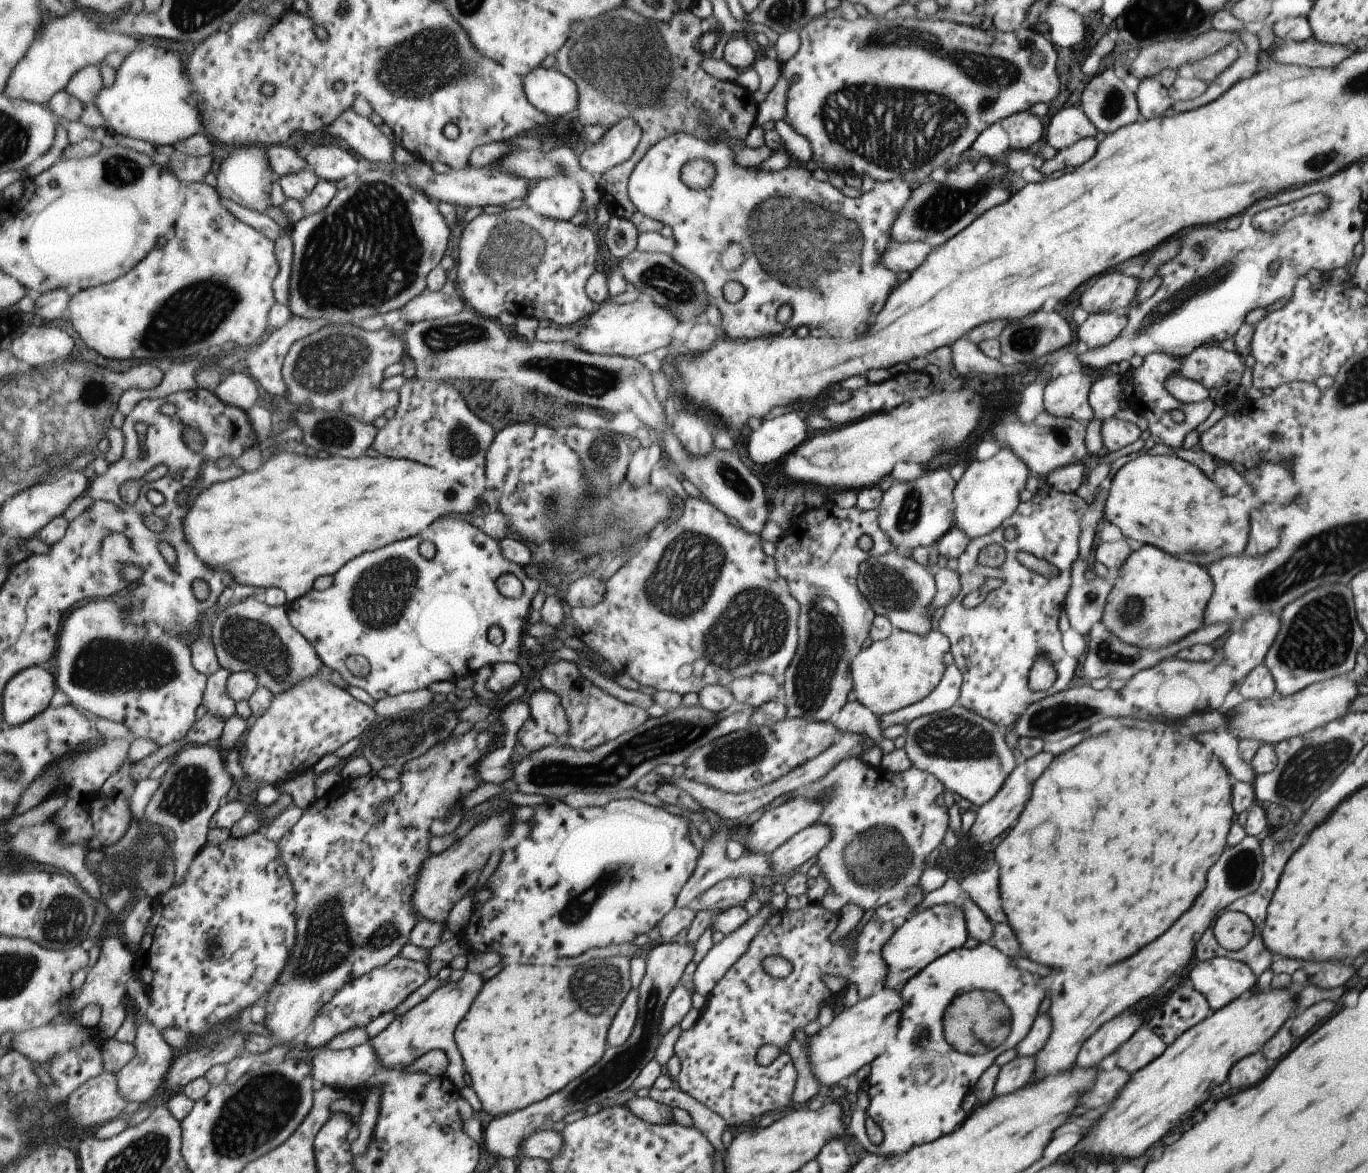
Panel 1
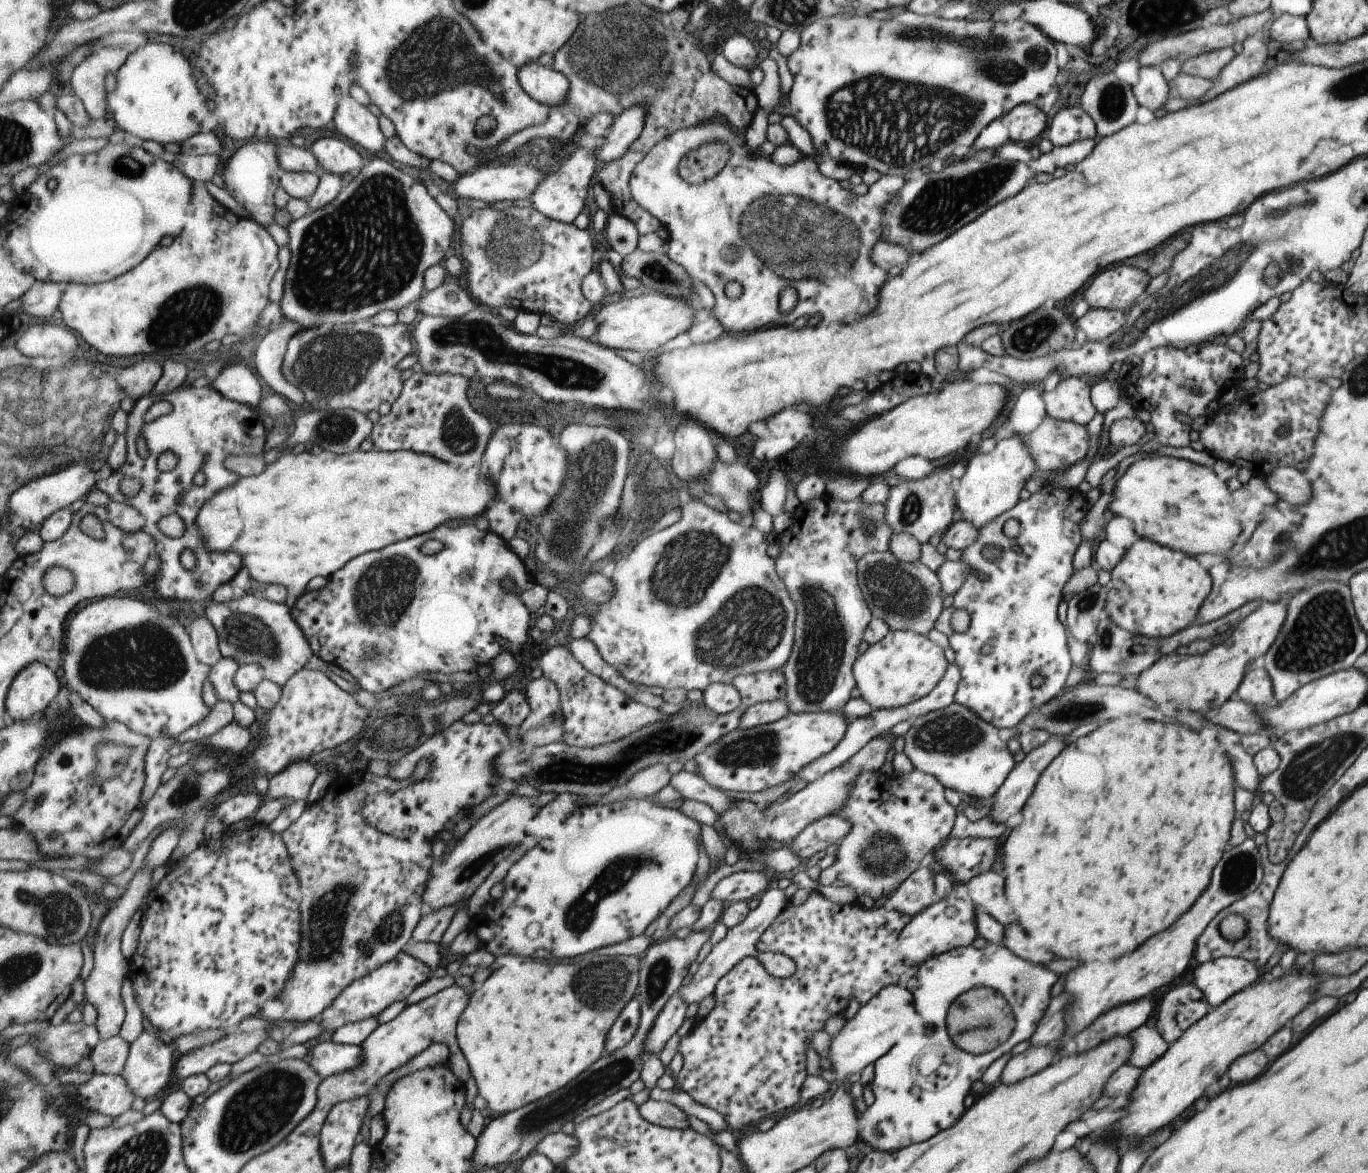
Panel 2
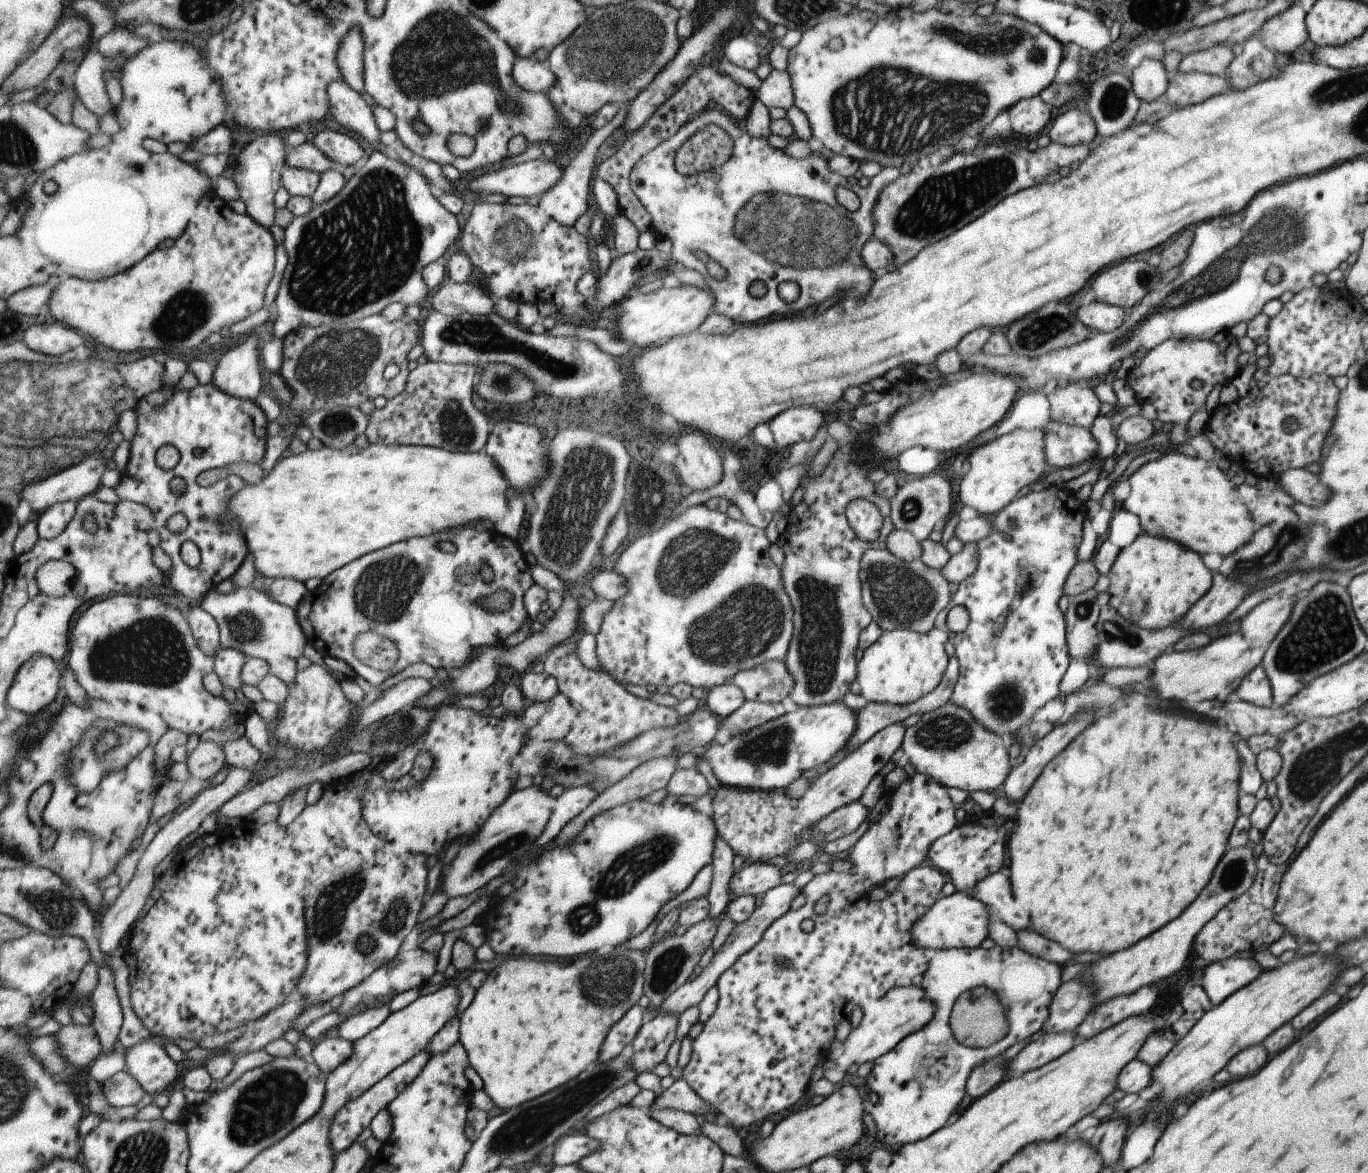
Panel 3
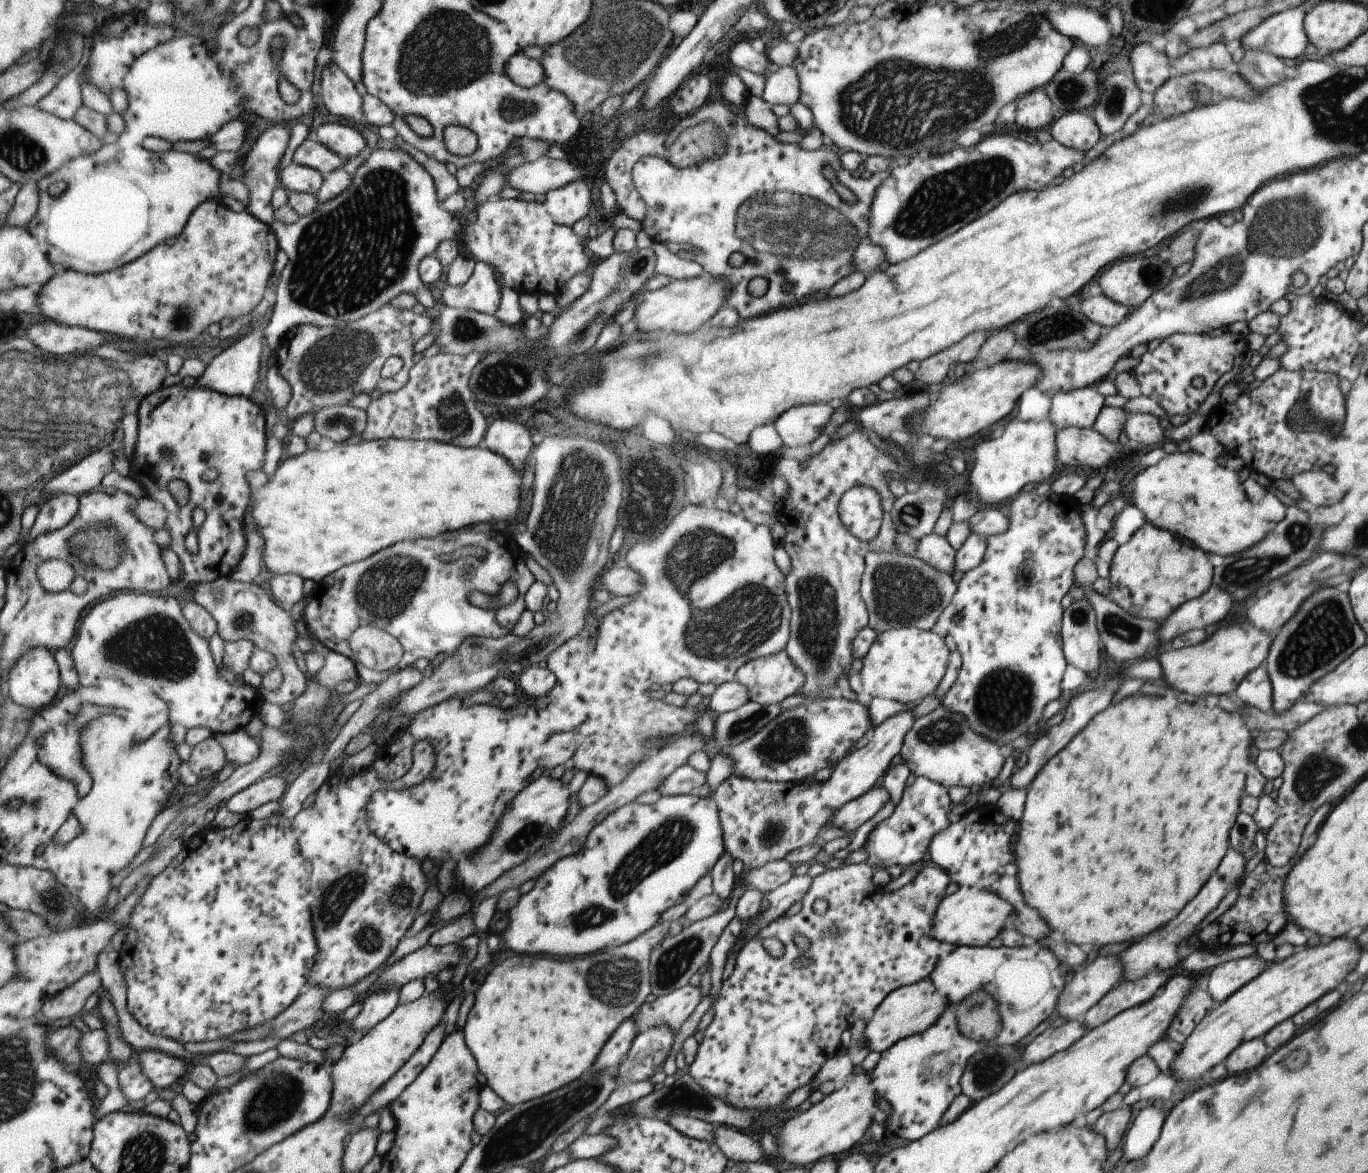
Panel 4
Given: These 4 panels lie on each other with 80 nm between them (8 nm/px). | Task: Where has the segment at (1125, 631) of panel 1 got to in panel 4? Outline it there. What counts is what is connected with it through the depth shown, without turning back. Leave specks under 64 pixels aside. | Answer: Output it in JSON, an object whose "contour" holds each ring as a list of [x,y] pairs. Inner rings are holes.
{"contour":[[[1144,522],[1125,544],[1115,550],[1108,570],[1109,592],[1106,596],[1131,616],[1160,623],[1167,620],[1167,616],[1171,616],[1177,606],[1203,594],[1211,586],[1212,578],[1211,564],[1197,546]],[[1159,562],[1161,566],[1169,564],[1173,578],[1161,574]]]}

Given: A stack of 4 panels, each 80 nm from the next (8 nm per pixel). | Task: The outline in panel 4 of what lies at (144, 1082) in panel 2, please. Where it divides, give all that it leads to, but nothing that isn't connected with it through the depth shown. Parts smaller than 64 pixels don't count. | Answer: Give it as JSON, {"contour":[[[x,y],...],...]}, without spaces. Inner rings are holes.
{"contour":[[[161,1049],[135,1052],[134,1059],[141,1062],[143,1072],[153,1082],[156,1092],[173,1086],[187,1072],[189,1066],[185,1060],[171,1056]]]}

